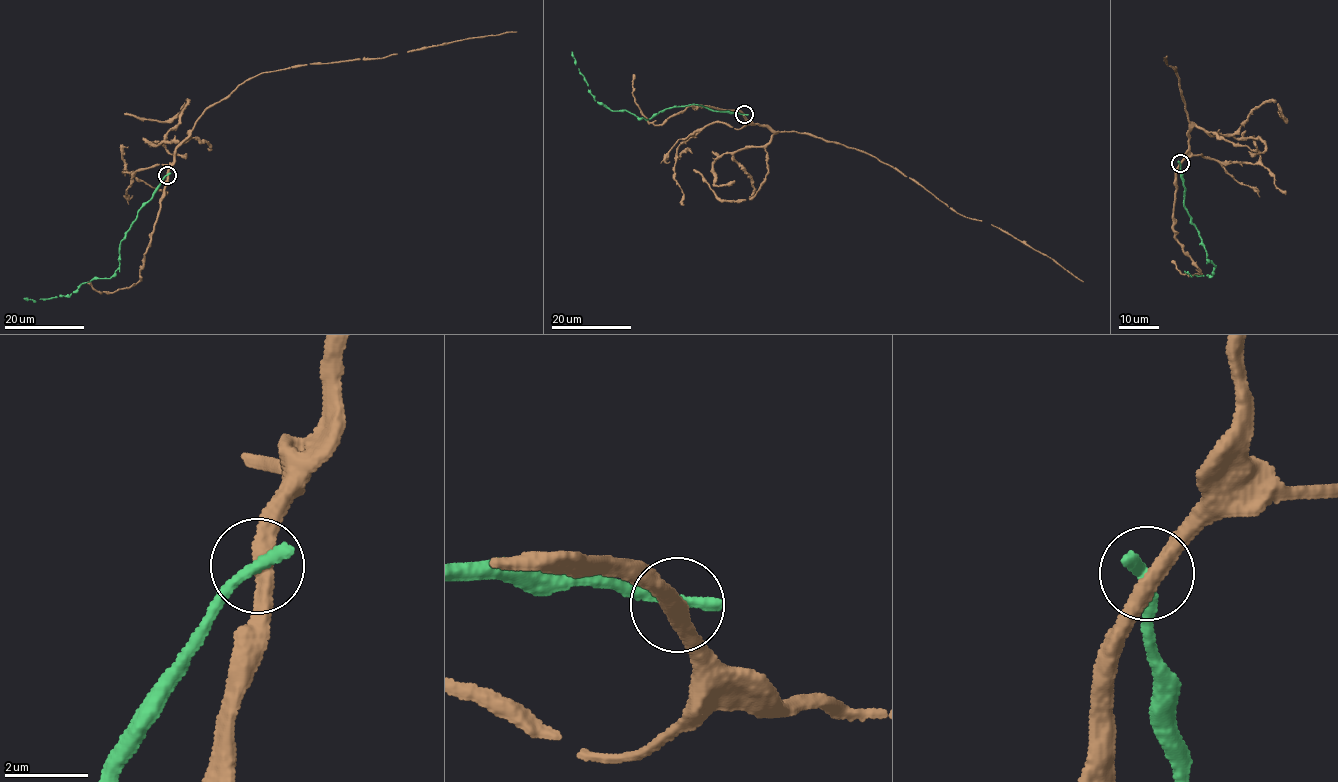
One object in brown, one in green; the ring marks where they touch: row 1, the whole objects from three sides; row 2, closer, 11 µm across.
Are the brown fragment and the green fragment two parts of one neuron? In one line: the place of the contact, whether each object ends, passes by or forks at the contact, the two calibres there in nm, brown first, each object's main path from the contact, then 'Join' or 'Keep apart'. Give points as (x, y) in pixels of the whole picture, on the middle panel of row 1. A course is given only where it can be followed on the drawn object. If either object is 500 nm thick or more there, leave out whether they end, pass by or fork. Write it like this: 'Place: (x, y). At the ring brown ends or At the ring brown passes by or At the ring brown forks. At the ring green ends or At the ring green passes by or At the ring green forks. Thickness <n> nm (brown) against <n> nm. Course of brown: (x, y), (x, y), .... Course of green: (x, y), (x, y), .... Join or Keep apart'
Place: (744, 114). At the ring brown passes by. At the ring green ends. Thickness 360 nm (brown) against 380 nm. Course of brown: (744, 115), (753, 124), (773, 132), (806, 133), (875, 156), (961, 215), (1008, 232), (1083, 281). Course of green: (744, 115), (696, 105), (668, 108), (648, 119), (609, 109), (588, 90), (572, 51). Keep apart

